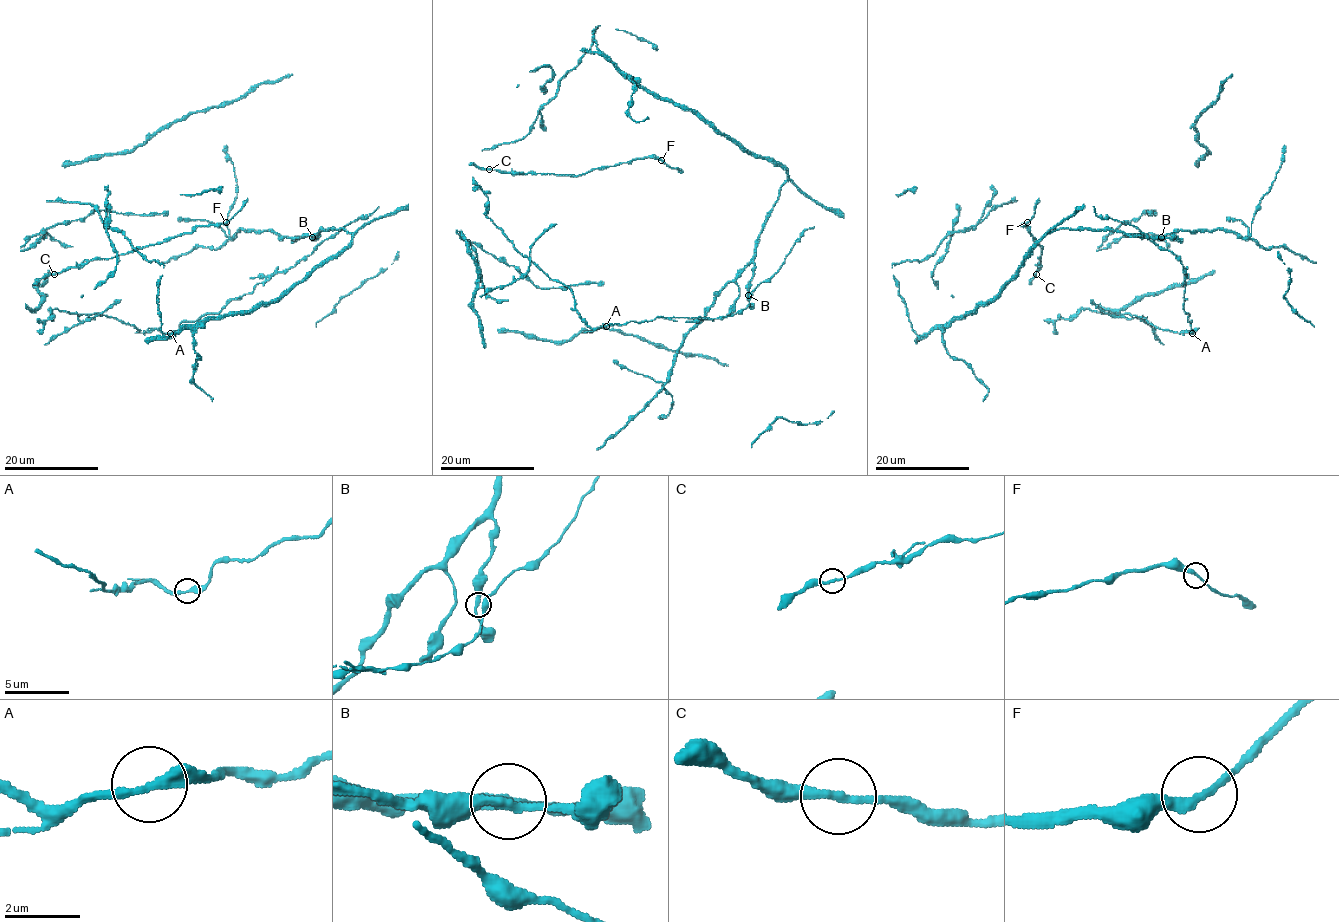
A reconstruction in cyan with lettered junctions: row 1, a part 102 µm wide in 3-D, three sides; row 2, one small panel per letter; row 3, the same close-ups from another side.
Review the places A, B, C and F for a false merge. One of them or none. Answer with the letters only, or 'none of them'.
none of them

